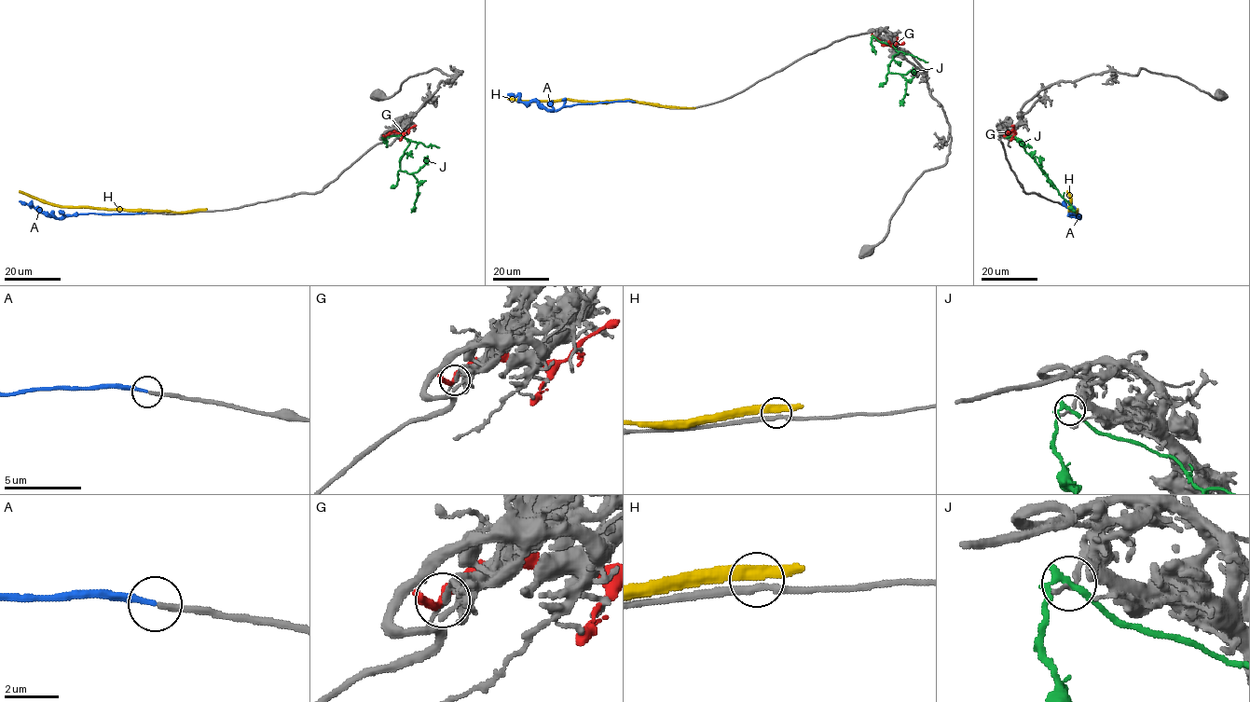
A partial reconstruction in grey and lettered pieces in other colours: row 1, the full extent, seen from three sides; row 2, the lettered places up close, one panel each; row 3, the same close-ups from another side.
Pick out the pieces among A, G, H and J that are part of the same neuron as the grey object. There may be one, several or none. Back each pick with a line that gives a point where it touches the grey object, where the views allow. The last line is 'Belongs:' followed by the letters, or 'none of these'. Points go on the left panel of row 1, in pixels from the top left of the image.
A: (146, 213)
Belongs: A

